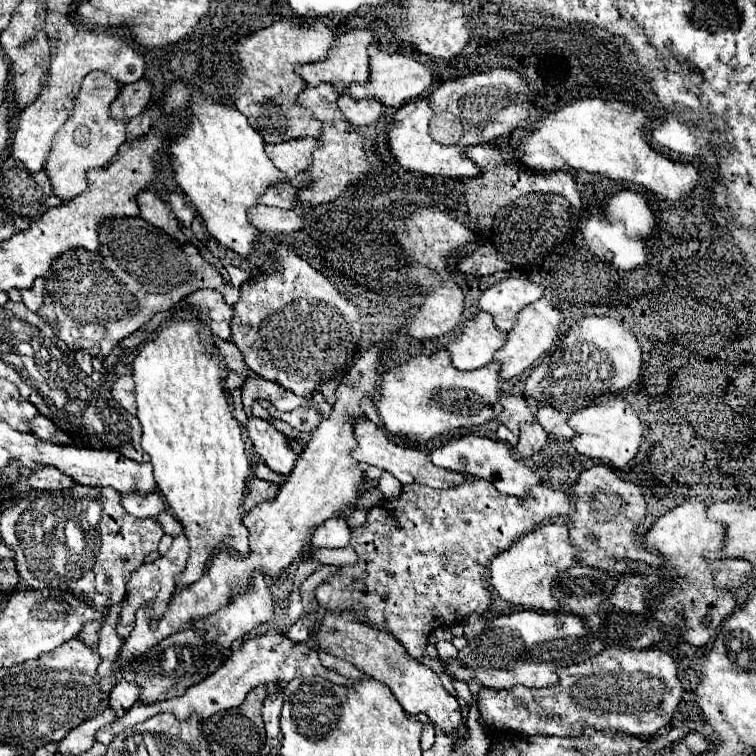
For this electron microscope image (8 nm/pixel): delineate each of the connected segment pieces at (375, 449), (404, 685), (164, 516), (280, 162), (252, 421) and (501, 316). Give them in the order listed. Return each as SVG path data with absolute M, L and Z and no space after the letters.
M355 417L353 419L353 433L355 433L355 441L357 441L357 447L353 449L353 457L359 461L359 463L365 463L365 465L373 465L373 467L379 467L379 469L385 469L389 471L391 475L395 475L403 485L409 485L409 483L423 483L423 485L429 485L433 489L447 489L447 487L453 487L453 485L459 485L463 483L463 475L455 473L455 471L447 471L447 469L441 469L441 467L435 467L427 453L419 451L419 449L411 449L411 447L401 447L397 443L393 443L373 421L369 421L367 417Z
M325 613L325 617L321 619L321 627L313 635L313 639L321 651L347 659L357 669L361 669L367 675L371 675L373 679L385 683L407 713L411 713L411 715L425 713L433 721L433 725L437 725L443 733L459 733L461 737L467 733L459 703L453 695L449 695L443 689L439 675L433 669L419 663L417 659L413 659L403 649L403 645L399 645L399 641L395 637L391 637L389 633L357 621L355 613L343 613L343 615Z
M159 513L159 519L157 519L159 523L161 523L161 527L163 527L163 531L167 533L167 535L171 535L171 537L177 537L177 535L181 535L183 533L183 527L181 527L181 523L171 515L171 513Z
M303 137L303 139L291 139L279 145L265 145L265 151L269 159L275 163L279 171L285 173L287 179L294 178L309 165L309 155L315 149L317 139Z
M253 415L247 417L245 431L253 441L255 453L263 457L267 467L271 467L275 473L281 473L281 475L291 473L297 455L289 449L283 433L279 433L269 421Z
M527 277L501 279L483 291L479 297L479 309L491 313L495 327L507 333L515 325L517 313L537 301L543 291L543 285L533 283Z

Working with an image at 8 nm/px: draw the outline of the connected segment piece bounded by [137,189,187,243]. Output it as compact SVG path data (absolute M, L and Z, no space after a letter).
M143 189L141 193L137 193L137 203L141 209L141 217L145 221L149 221L151 225L163 229L165 233L169 233L171 237L175 237L177 241L185 243L187 237L183 235L175 215L171 213L171 209L157 197L157 193L153 189Z

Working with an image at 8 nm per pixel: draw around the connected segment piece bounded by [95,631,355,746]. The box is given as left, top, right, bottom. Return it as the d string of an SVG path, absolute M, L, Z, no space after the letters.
M267 631L265 635L247 639L239 645L233 647L233 653L225 659L225 663L207 679L203 679L201 683L193 685L191 689L187 689L181 697L173 697L161 703L151 703L151 705L133 705L123 717L115 719L110 726L104 726L99 729L99 733L95 733L95 741L108 746L115 737L115 733L121 733L127 727L133 727L137 723L143 723L145 719L157 715L157 713L173 713L177 719L185 719L193 713L197 713L201 719L207 719L219 711L231 709L231 707L239 707L243 703L243 699L247 697L247 693L251 689L255 689L261 683L277 683L277 685L285 685L295 677L315 677L315 675L325 675L327 681L343 685L343 687L353 687L355 681L343 677L337 671L325 669L319 661L317 649L311 649L307 643L297 643L291 641L289 637L285 637L285 633L281 631Z

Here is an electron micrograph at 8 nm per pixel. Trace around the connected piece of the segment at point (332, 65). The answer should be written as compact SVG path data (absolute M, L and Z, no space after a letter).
M357 29L357 31L343 33L335 39L335 45L331 47L331 53L327 53L327 57L323 61L299 65L299 67L295 67L295 73L299 73L299 77L305 81L307 87L315 87L319 83L329 83L329 85L335 87L335 81L339 81L343 85L343 91L347 91L347 87L351 83L361 83L363 85L369 77L367 45L371 41L373 41L373 33L367 31L367 29Z

